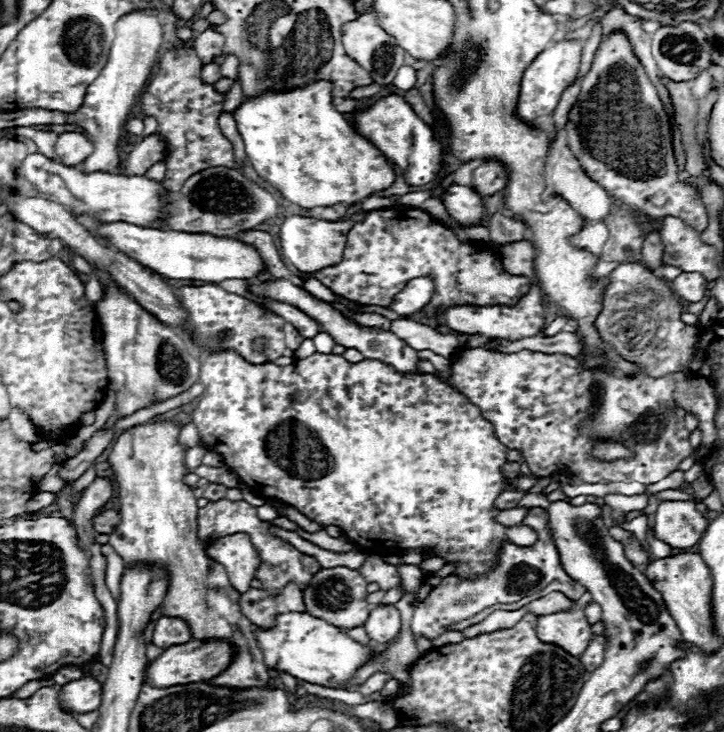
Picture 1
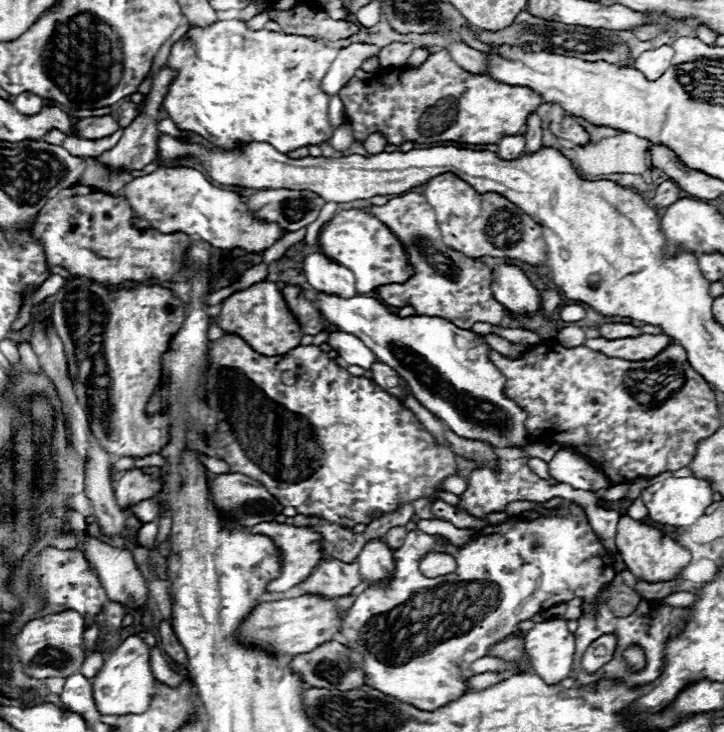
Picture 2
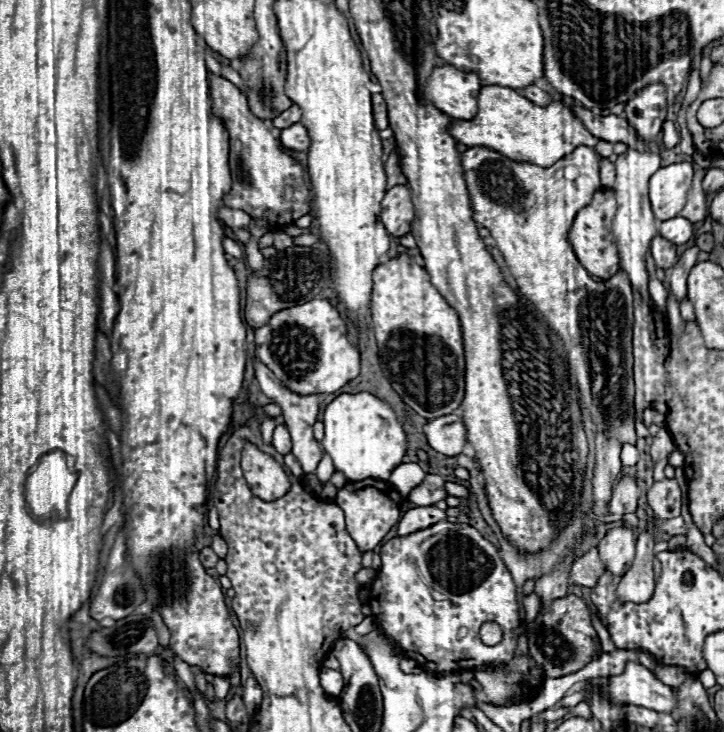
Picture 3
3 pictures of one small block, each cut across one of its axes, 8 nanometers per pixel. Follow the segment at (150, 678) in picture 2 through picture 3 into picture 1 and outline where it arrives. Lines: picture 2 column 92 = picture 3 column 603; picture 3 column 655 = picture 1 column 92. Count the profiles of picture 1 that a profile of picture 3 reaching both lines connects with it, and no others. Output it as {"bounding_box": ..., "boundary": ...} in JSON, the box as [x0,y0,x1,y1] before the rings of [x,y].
{"bounding_box":[60,676,104,712],"boundary":[[[84,676],[80,680],[70,682],[70,686],[64,686],[60,690],[60,706],[68,712],[90,712],[90,710],[98,710],[98,706],[102,704],[102,694],[104,694],[104,686],[98,684],[96,678],[92,676]]]}

